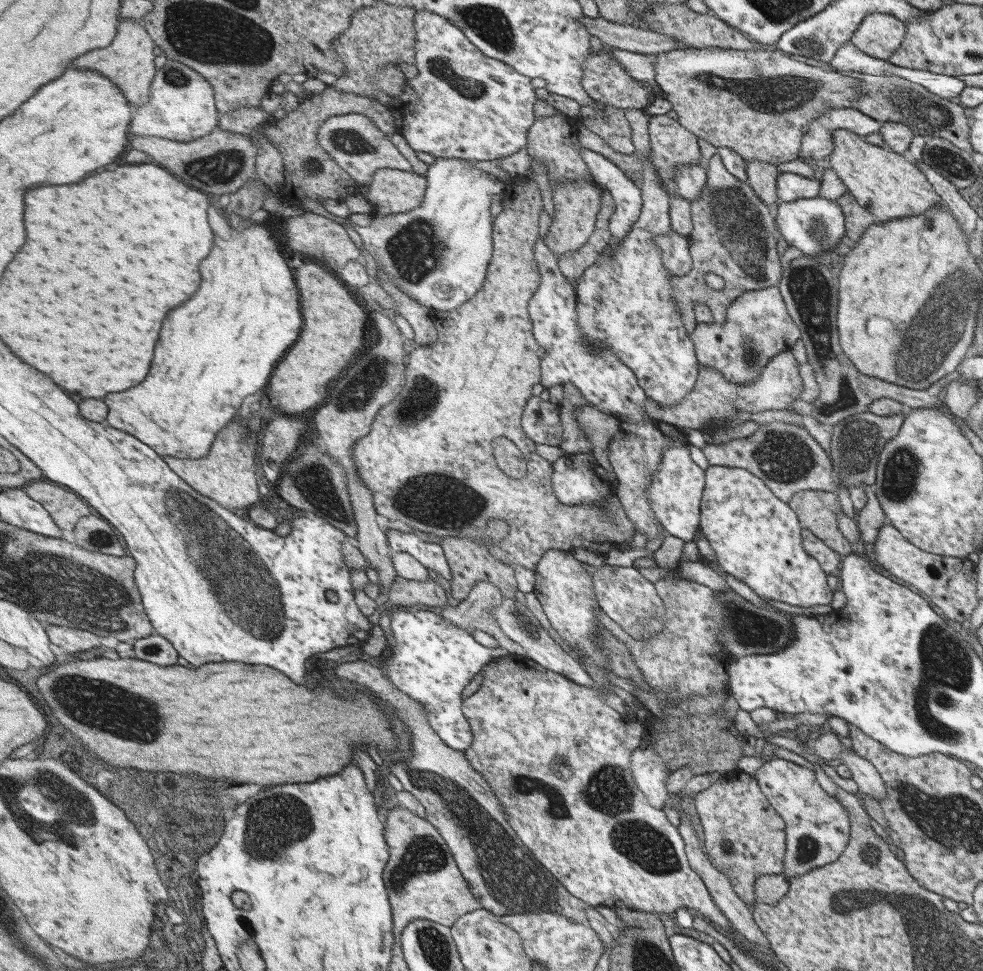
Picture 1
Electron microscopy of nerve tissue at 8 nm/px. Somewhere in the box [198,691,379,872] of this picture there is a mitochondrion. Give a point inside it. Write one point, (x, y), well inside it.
(281, 812)

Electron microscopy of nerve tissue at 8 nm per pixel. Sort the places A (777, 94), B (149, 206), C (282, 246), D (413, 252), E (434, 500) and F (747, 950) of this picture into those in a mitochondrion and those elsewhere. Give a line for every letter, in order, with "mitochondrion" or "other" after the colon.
A: mitochondrion
B: other
C: other
D: mitochondrion
E: mitochondrion
F: other

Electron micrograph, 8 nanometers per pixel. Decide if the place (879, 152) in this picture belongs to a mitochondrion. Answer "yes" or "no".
no

